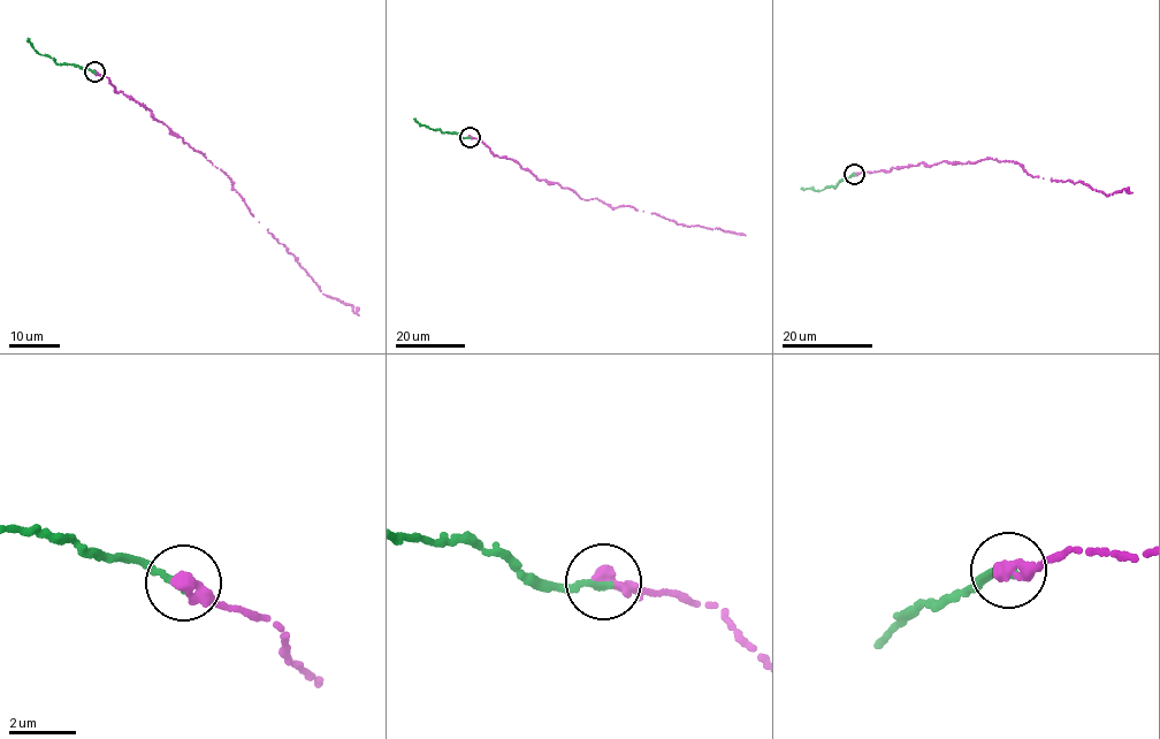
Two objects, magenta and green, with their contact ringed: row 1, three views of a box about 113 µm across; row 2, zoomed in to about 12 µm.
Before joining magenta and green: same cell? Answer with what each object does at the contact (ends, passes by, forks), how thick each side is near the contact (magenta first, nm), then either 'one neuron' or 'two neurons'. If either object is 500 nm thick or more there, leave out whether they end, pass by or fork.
magenta ends there; green ends there; 480 nm thick on the magenta side, 240 nm on the other; one neuron

